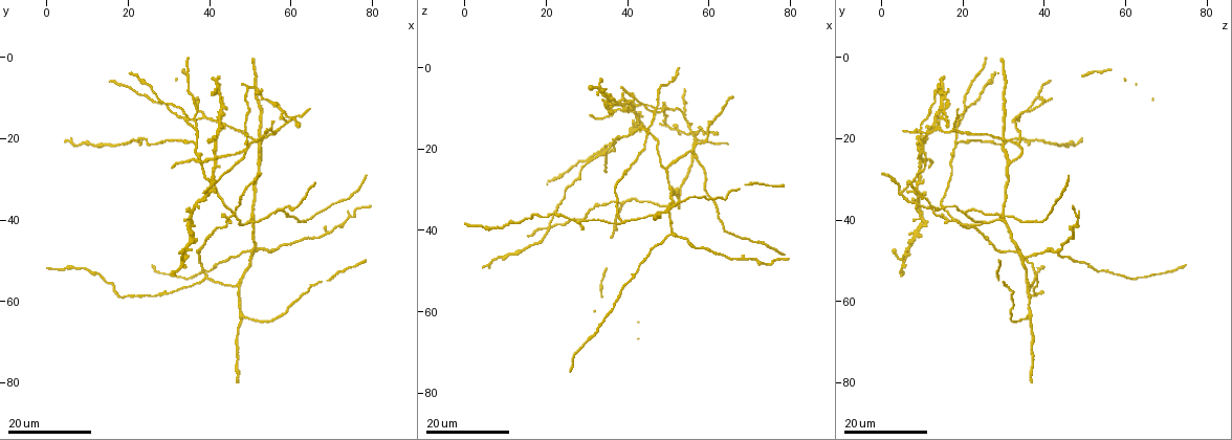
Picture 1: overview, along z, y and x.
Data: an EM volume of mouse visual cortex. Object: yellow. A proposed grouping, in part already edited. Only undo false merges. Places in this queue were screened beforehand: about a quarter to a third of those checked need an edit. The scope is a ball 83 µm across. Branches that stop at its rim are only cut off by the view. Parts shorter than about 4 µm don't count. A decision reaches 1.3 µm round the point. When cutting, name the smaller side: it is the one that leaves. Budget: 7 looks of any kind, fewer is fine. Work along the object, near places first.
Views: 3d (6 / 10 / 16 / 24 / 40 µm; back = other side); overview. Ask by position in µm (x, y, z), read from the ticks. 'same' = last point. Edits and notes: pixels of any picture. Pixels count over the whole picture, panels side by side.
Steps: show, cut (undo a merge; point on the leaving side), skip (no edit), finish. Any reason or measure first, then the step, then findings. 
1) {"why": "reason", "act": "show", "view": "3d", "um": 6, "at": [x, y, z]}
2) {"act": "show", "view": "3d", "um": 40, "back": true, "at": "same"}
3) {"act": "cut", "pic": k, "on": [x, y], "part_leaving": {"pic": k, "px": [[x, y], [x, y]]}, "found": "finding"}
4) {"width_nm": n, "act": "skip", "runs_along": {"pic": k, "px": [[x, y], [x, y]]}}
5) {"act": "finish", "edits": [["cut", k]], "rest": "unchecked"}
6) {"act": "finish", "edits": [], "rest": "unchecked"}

{"why": "side arm on a straight run", "act": "show", "view": "3d", "um": 16, "at": [37.0, 21.5, 18.0]}

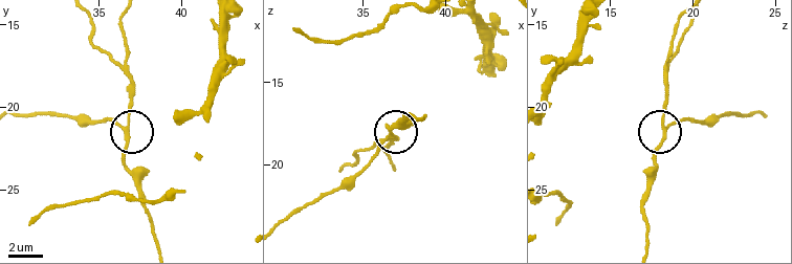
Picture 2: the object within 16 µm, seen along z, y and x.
{"act": "show", "view": "3d", "um": 10, "at": [36.6, 21.4, 18.4]}

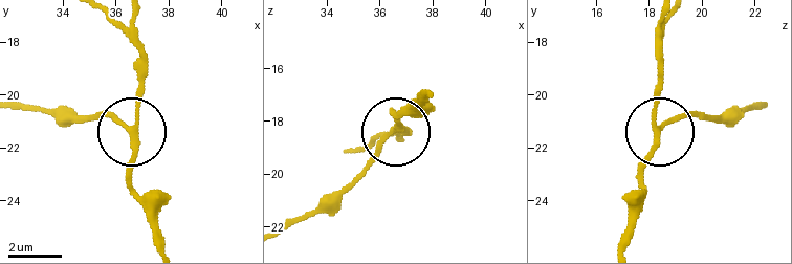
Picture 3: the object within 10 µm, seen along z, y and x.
{"width_nm": 190, "act": "skip", "found": "continuous, no second neuron"}

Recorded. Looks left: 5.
{"why": "three arms meet", "act": "show", "view": "3d", "um": 24, "at": [49.5, 40.5, 25.5]}

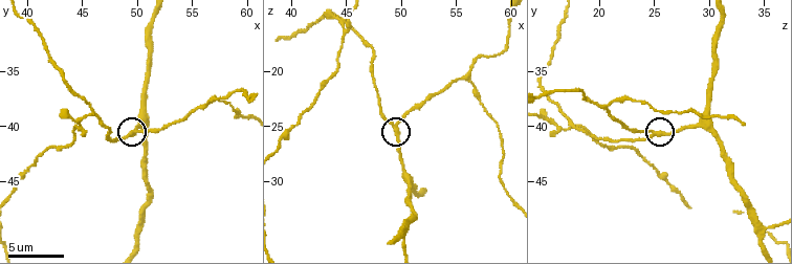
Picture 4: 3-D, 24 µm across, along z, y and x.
{"why": "zoom in", "act": "show", "view": "3d", "um": 6, "at": [49.2, 40.6, 24.8]}

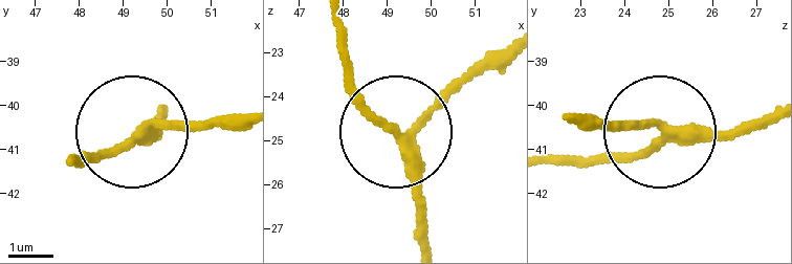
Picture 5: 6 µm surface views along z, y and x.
{"arms": 3, "act": "skip", "found": "all the same neuron"}

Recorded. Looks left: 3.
{"why": "four arms meet", "act": "show", "view": "3d", "um": 16, "at": [33.5, 49.5, 4.5]}

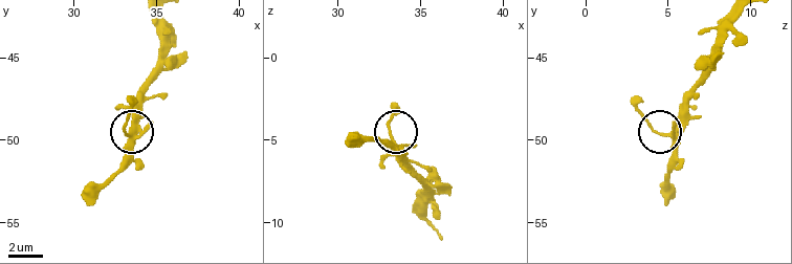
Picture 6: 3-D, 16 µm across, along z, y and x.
{"act": "show", "view": "3d", "um": 6, "at": [33.3, 49.8, 5.2]}

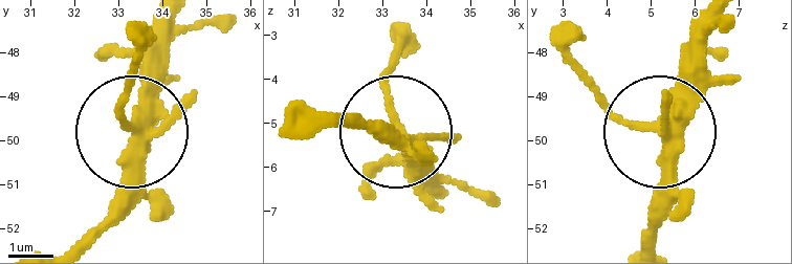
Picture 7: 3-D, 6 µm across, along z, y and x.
{"width_nm": 300, "act": "skip", "runs_along": {"pic": 7, "px": [[164, 19], [153, 97], [131, 131], [119, 109], [131, 45]]}, "found": "continuous, no second neuron"}

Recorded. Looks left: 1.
{"act": "finish", "edits": [], "rest": "unchecked"}

